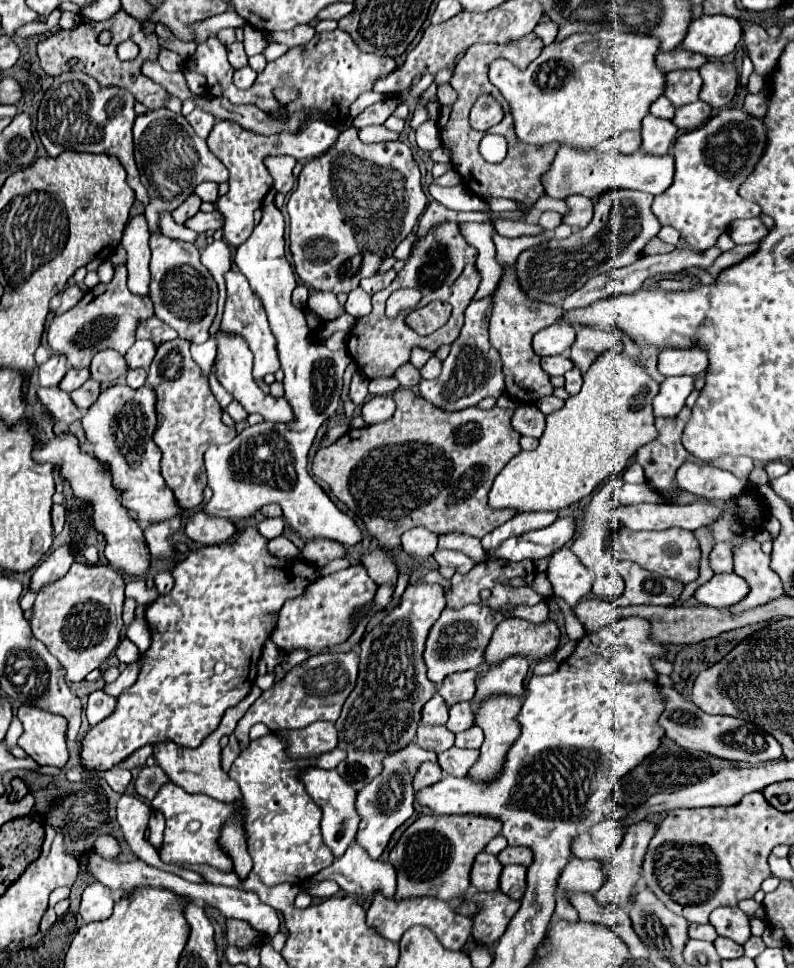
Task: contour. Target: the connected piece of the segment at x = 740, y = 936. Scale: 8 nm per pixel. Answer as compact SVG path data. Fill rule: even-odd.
M719 907L711 913L709 923L721 937L729 937L743 945L749 937L749 917L739 907Z

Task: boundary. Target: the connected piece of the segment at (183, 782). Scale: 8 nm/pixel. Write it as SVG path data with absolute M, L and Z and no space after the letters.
M257 685L251 687L249 695L235 707L227 709L227 713L223 715L219 727L215 729L215 733L211 733L209 737L203 739L203 743L195 749L187 749L187 747L181 747L181 745L175 745L173 741L159 741L153 745L153 757L157 761L157 765L165 771L165 775L175 783L179 785L181 789L185 789L187 793L203 793L203 795L209 795L217 801L225 801L225 803L233 803L241 797L241 791L239 791L239 785L229 779L229 775L221 769L221 747L219 747L219 739L223 735L231 735L235 731L235 725L237 721L245 715L245 711L253 705L253 701L261 695L261 689Z

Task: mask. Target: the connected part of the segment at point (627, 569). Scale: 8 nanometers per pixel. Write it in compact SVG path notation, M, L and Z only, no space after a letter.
M617 561L615 569L625 579L625 591L615 605L673 605L681 591L683 583L651 573L631 561Z

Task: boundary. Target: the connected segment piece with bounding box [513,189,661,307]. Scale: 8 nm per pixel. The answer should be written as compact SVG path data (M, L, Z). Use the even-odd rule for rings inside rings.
M615 189L615 193L603 193L599 201L593 201L593 221L569 235L567 239L549 239L537 247L531 247L515 261L515 277L525 295L533 301L561 307L565 297L577 291L591 277L607 273L615 267L625 267L643 257L643 247L659 233L661 225L651 211L653 195L631 189Z

